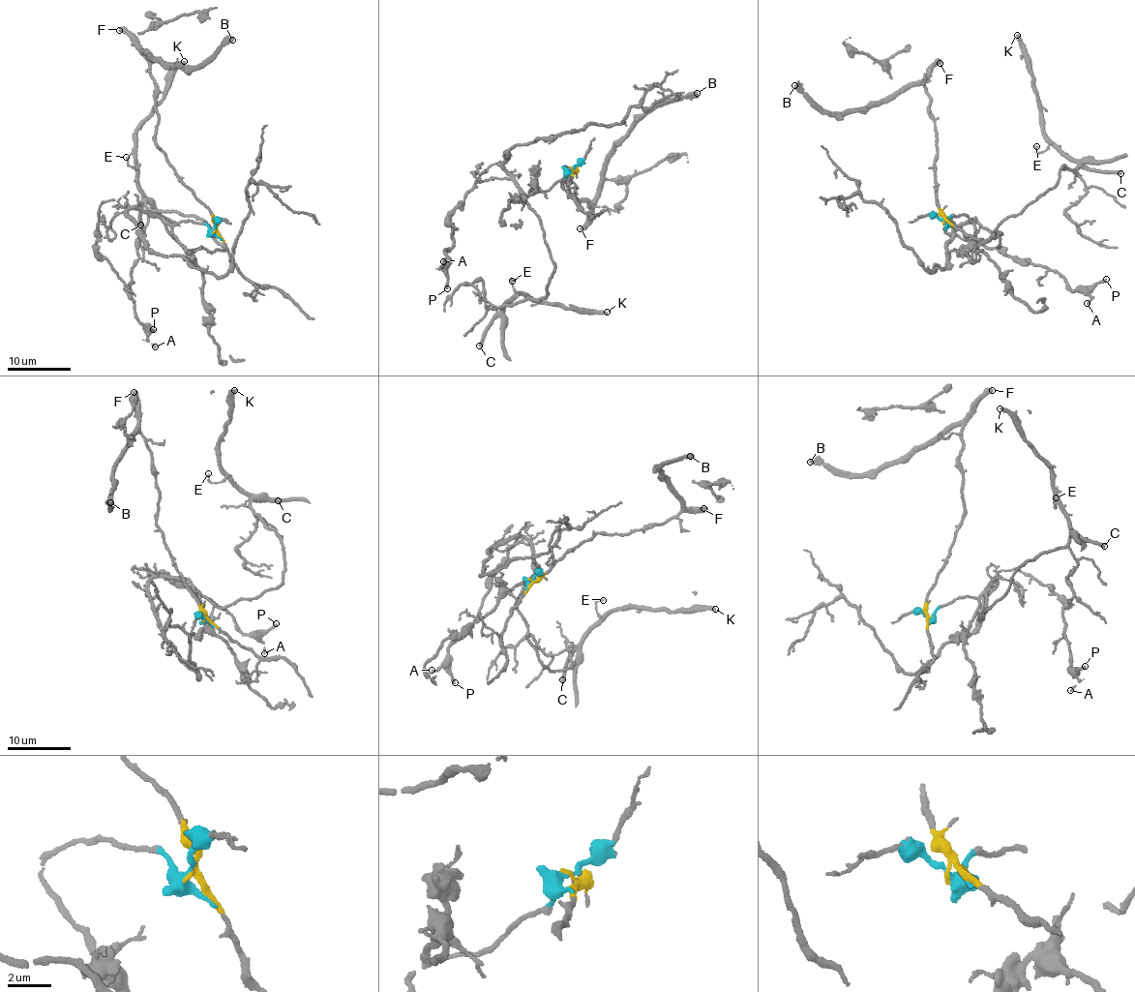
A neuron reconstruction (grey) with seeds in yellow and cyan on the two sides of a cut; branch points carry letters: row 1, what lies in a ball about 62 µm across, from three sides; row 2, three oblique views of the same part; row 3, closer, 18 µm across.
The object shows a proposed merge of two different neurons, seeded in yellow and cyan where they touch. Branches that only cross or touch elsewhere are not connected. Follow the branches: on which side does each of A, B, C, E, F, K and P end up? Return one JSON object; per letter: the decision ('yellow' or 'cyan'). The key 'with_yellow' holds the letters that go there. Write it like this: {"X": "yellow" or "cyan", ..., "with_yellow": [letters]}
{"A": "cyan", "B": "yellow", "C": "cyan", "E": "cyan", "F": "yellow", "K": "cyan", "P": "cyan", "with_yellow": ["B", "F"]}

